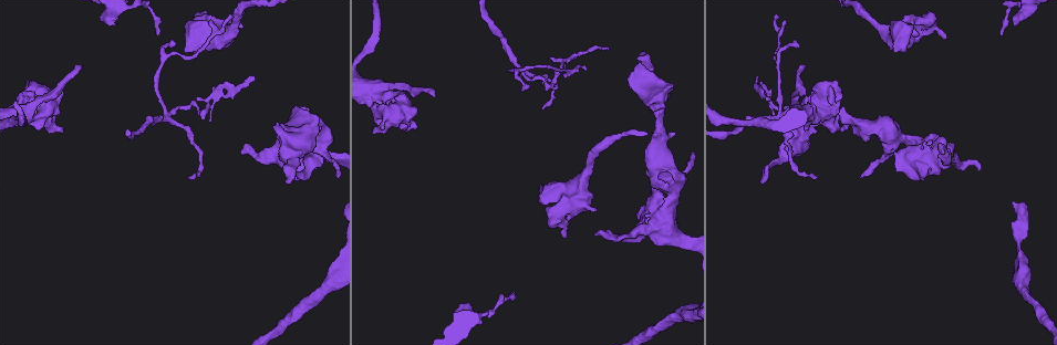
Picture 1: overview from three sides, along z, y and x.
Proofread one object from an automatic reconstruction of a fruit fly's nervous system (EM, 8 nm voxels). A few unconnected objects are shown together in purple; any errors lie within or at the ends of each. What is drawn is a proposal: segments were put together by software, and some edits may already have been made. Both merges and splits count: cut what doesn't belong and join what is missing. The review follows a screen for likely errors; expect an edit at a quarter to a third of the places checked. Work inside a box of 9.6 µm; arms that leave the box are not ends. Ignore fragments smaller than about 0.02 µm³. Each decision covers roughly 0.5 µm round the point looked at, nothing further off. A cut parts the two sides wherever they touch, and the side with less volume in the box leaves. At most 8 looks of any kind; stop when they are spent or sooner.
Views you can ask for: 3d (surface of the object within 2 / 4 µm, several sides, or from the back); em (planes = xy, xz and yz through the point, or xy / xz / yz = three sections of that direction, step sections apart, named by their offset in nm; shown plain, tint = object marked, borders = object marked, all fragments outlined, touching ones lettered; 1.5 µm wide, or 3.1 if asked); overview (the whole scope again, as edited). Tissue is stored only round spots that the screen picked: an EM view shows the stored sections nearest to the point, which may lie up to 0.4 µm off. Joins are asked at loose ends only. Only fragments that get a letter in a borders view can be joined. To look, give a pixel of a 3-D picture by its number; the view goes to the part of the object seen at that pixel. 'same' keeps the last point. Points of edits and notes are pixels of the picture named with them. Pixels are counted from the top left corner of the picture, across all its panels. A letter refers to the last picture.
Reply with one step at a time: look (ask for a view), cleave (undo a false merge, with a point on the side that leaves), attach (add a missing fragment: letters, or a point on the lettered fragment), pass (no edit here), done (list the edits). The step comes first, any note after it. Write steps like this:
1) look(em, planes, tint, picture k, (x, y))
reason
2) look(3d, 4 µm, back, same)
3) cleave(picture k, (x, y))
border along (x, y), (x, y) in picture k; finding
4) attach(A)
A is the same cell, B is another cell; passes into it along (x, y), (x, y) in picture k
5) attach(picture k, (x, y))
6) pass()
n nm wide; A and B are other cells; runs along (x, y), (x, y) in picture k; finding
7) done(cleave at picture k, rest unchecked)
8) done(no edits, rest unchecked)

look(em, xy, step 8, borders, picture 1, (241, 151))
branch stops here

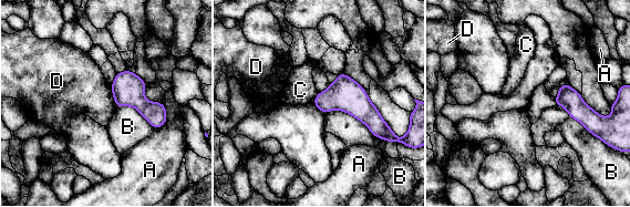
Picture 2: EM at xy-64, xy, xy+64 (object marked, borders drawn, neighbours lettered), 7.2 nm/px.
pass()
170 nm wide; A, B, C and D are other cells; border along (318, 93), (312, 103) in picture 2; no lettered fragment goes on from it

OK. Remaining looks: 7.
look(em, xz, step 8, borders, picture 1, (758, 78))
tapers out

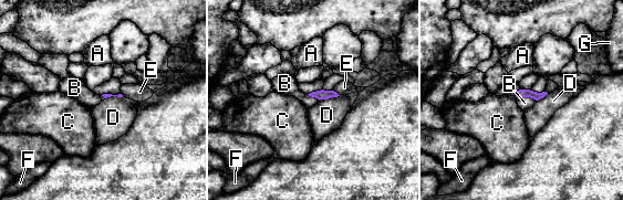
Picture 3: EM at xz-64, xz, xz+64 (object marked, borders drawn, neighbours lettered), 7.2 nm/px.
pass()
A, B, C, D, E, F and G are other cells; border along (517, 98), (532, 97), (536, 101) in picture 3; none of them fits

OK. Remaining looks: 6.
look(em, planes, plain, picture 1, (835, 133))
thick end

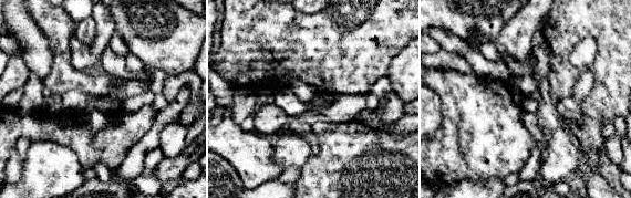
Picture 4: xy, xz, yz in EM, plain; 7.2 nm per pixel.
look(em, planes, borders, same)

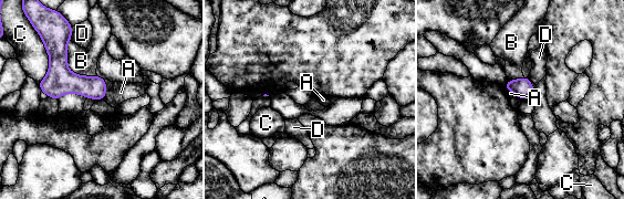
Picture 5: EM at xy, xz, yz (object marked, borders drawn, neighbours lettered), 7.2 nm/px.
pass()
A, B, C and D are other cells; border along (45, 46), (49, 70), (38, 84) in picture 5; no lettered fragment goes on from it

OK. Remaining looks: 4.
done(no edits, rest unchecked)

